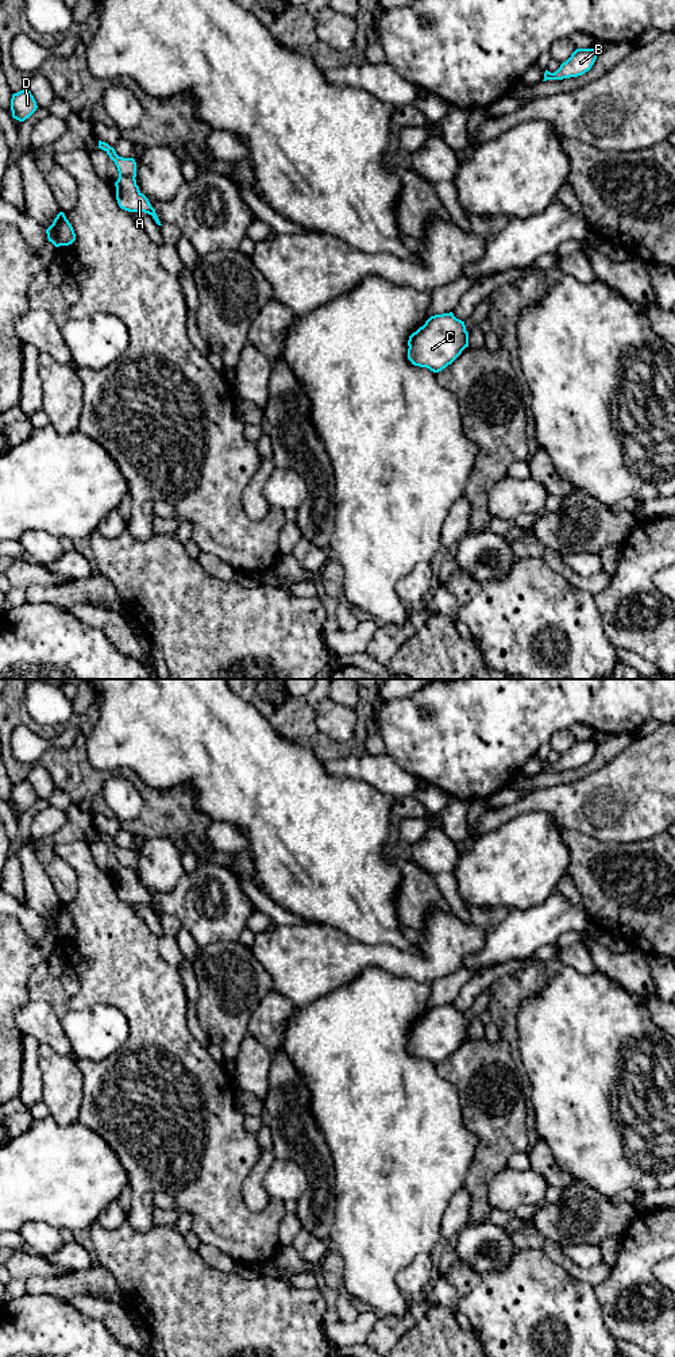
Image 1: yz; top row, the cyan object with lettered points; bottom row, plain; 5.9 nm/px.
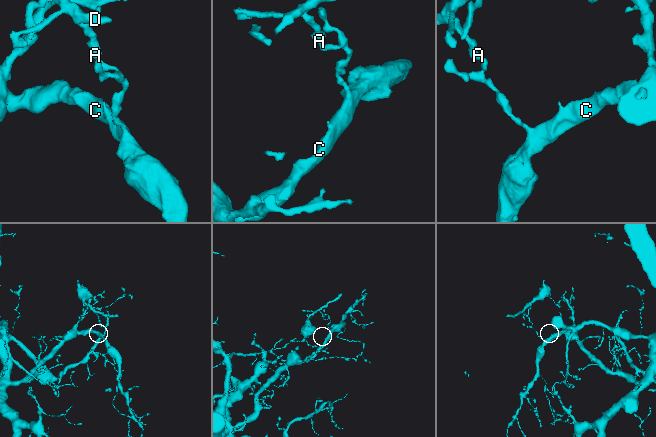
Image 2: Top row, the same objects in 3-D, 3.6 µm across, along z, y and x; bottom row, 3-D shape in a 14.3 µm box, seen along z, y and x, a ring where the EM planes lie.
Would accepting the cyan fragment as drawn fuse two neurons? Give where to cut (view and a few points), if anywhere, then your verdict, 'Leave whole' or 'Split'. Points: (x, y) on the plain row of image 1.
Split along yz (119, 866), (134, 870). Split

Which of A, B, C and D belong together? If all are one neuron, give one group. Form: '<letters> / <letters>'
A B C / D

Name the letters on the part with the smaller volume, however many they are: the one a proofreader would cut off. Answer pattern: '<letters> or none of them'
D

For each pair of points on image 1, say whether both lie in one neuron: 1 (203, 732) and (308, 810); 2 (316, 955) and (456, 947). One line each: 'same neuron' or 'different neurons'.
1: same neuron
2: same neuron

